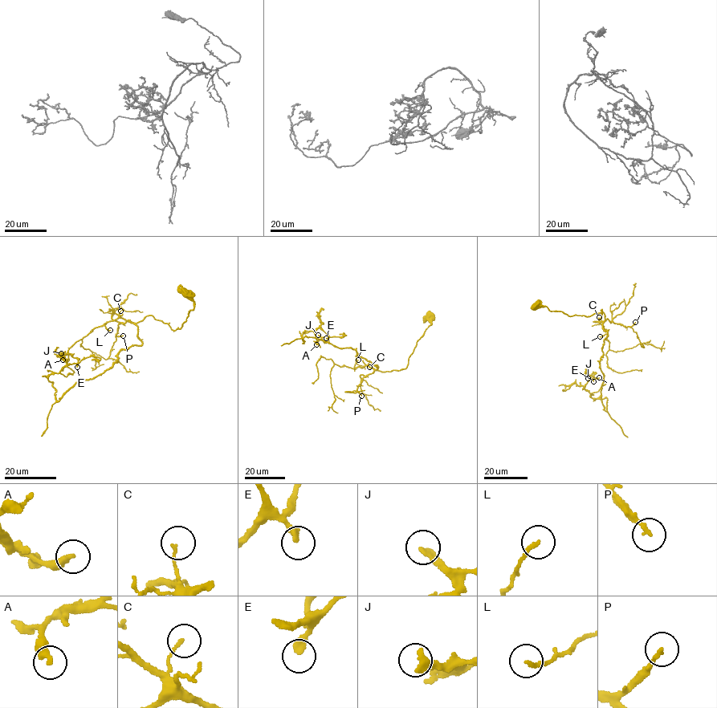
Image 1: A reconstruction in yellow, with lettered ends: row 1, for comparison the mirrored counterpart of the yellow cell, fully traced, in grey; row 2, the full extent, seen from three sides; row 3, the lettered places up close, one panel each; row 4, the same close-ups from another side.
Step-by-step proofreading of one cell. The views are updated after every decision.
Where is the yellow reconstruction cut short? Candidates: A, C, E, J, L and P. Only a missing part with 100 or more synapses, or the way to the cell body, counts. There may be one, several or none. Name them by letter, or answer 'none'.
none

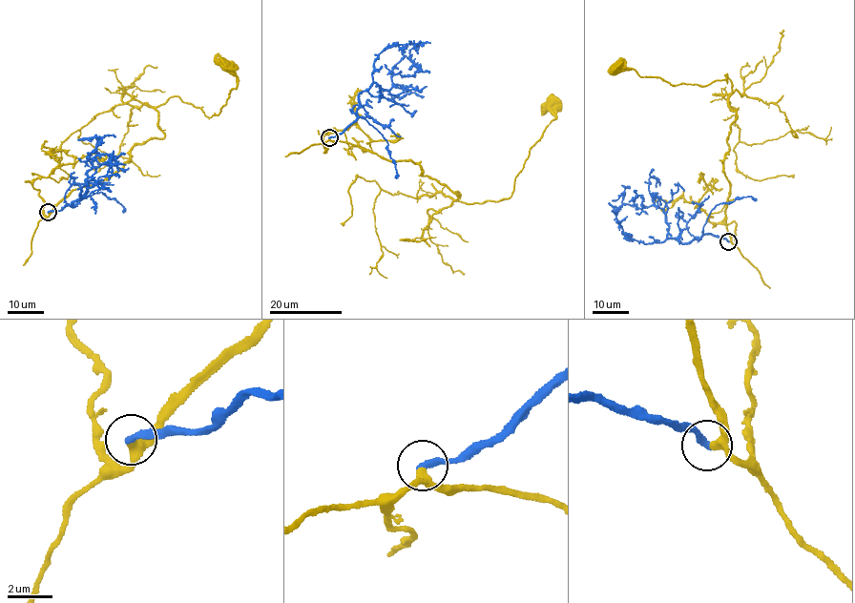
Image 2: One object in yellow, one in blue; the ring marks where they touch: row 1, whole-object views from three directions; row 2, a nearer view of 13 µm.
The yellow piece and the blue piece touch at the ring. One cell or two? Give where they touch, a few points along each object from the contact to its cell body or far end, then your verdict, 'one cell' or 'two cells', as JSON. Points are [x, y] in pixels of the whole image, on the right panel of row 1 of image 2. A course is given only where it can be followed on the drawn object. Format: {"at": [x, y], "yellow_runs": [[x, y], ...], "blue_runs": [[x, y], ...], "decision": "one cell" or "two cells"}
{"at": [728, 241], "yellow_runs": [[729, 241], [722, 163], [737, 117], [731, 80], [673, 86], [615, 69]], "blue_runs": [[728, 241], [708, 233], [682, 242], [668, 237], [661, 209], [621, 201], [630, 187]], "decision": "one cell"}

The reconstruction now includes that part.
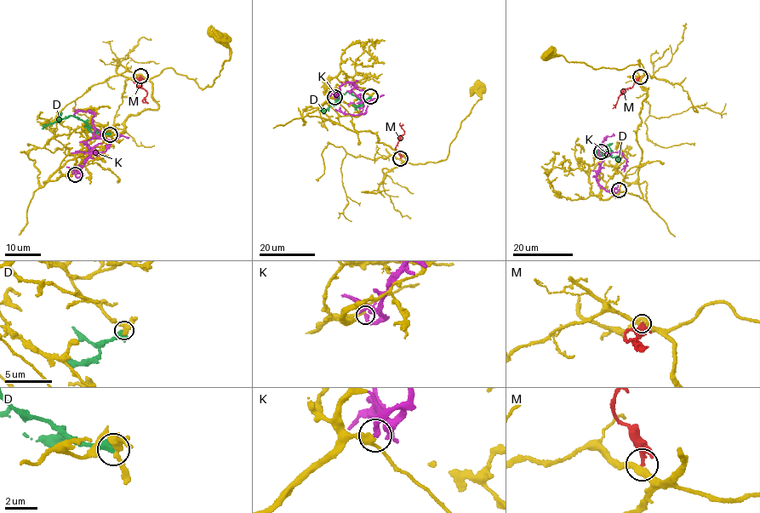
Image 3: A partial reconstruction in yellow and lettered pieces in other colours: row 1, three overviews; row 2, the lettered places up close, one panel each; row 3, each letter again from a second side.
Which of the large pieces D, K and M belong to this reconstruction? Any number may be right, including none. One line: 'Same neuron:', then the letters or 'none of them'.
Same neuron: none of them

